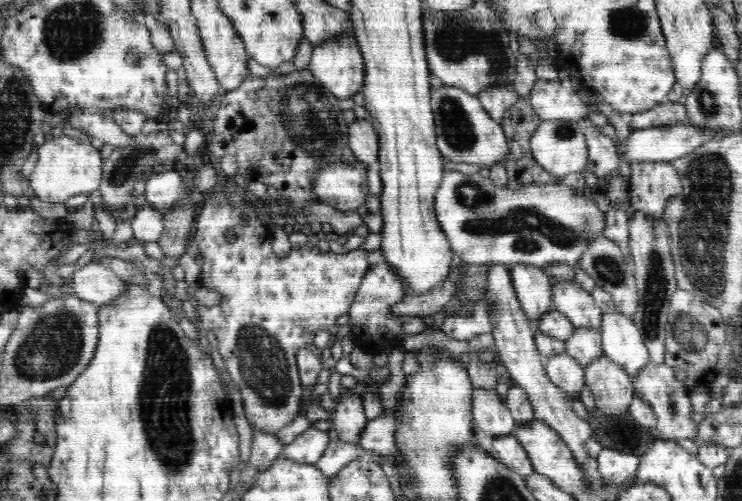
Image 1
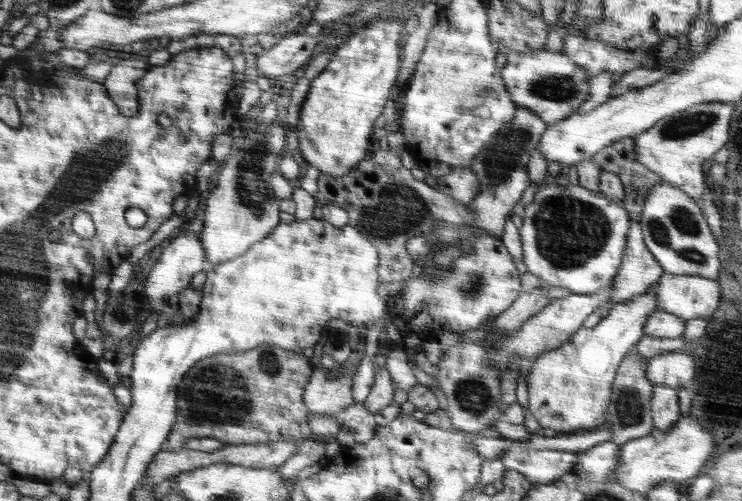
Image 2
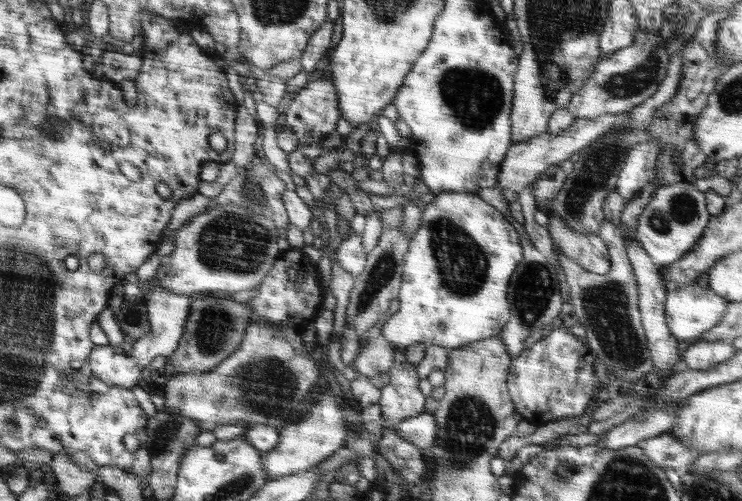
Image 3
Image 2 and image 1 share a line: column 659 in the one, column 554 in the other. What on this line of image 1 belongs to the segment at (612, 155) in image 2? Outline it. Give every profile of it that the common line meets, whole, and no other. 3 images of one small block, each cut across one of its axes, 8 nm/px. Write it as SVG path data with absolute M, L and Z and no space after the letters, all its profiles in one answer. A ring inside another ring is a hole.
M520 99L508 108L507 112L500 122L500 126L508 139L508 156L504 160L508 177L508 185L510 189L522 189L527 185L534 184L543 186L546 184L555 184L562 182L562 178L548 173L544 167L540 167L534 160L530 152L530 139L533 133L539 128L541 120L536 115L536 112L531 108L529 101Z

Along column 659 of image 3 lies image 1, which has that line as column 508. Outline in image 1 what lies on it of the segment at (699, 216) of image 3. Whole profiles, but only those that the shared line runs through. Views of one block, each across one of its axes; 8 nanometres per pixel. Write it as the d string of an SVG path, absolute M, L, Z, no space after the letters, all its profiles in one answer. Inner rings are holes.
M454 170L445 172L441 181L434 204L438 224L452 252L468 264L529 264L544 268L554 263L566 263L578 266L587 246L598 235L603 236L605 212L583 195L576 195L564 182L500 189L490 177L484 177L479 172L466 175Z

